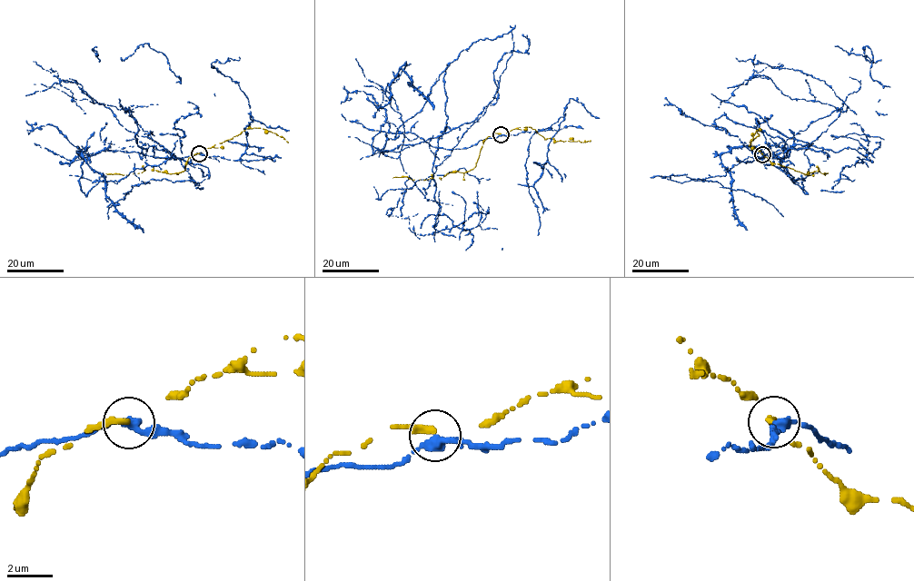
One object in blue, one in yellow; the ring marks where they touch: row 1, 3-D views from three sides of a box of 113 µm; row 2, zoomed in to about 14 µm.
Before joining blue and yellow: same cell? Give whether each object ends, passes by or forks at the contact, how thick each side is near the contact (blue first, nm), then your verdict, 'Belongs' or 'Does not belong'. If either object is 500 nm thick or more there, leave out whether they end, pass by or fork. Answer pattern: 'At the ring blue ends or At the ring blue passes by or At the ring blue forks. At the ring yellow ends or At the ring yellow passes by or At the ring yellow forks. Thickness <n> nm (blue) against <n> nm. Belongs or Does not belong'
At the ring blue passes by. At the ring yellow ends. Thickness 380 nm (blue) against 320 nm. Does not belong

